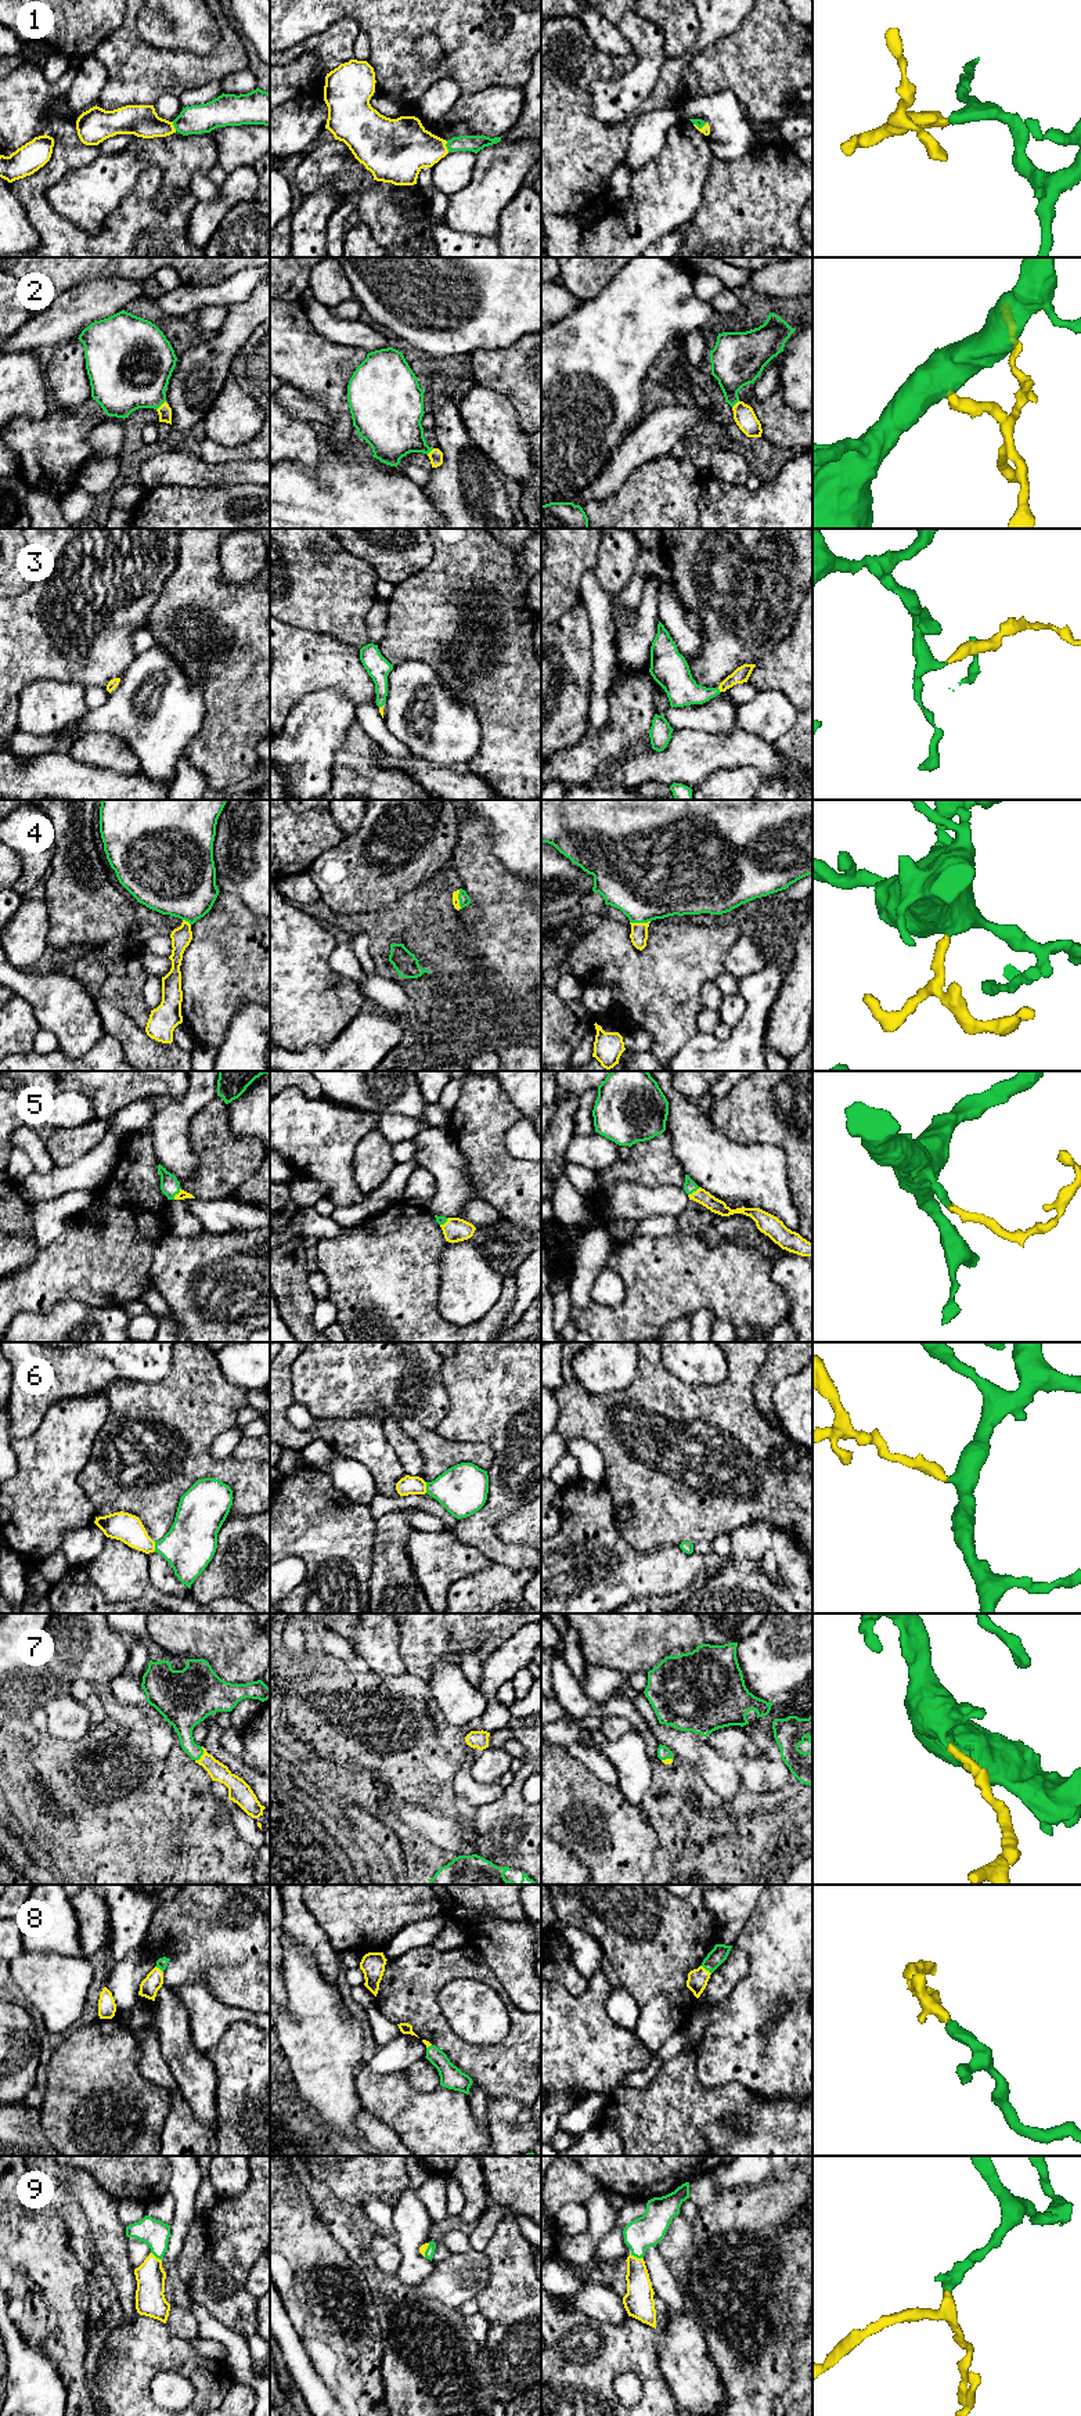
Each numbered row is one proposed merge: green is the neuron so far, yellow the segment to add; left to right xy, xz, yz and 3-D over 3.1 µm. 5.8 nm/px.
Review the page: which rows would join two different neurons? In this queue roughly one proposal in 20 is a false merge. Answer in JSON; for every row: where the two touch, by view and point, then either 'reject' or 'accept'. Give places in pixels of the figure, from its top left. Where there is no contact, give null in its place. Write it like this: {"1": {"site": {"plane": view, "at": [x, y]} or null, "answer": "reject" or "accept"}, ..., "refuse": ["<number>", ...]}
{"1": {"site": {"plane": "xz", "at": [446, 145]}, "answer": "accept"}, "2": {"site": {"plane": "xy", "at": [161, 404]}, "answer": "accept"}, "3": {"site": {"plane": "yz", "at": [719, 689]}, "answer": "accept"}, "4": {"site": {"plane": "yz", "at": [640, 922]}, "answer": "accept"}, "5": {"site": {"plane": "xy", "at": [176, 1193]}, "answer": "accept"}, "6": {"site": {"plane": "xz", "at": [427, 1488]}, "answer": "accept"}, "7": {"site": {"plane": "xy", "at": [202, 1753]}, "answer": "accept"}, "8": {"site": {"plane": "yz", "at": [706, 1969]}, "answer": "accept"}, "9": {"site": {"plane": "yz", "at": [637, 2257]}, "answer": "accept"}, "refuse": []}

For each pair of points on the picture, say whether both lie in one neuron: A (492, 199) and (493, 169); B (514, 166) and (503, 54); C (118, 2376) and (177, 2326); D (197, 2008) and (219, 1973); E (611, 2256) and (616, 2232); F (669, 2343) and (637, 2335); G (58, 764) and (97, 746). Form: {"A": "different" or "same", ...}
{"A": "same", "B": "different", "C": "different", "D": "different", "E": "same", "F": "different", "G": "different"}

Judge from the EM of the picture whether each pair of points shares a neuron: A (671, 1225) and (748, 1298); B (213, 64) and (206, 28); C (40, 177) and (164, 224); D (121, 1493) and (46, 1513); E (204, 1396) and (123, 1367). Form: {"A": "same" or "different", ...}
{"A": "different", "B": "different", "C": "same", "D": "different", "E": "different"}

